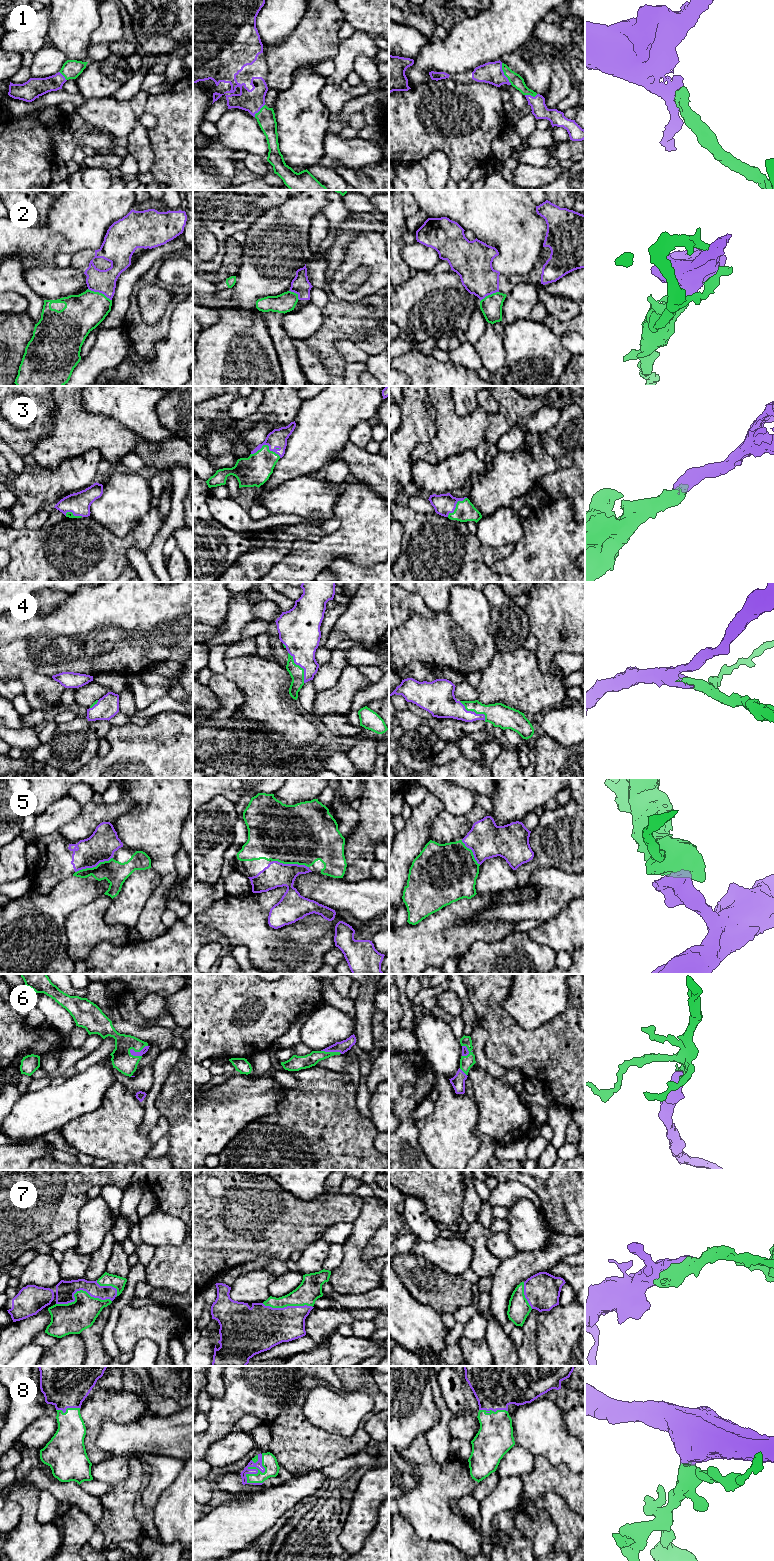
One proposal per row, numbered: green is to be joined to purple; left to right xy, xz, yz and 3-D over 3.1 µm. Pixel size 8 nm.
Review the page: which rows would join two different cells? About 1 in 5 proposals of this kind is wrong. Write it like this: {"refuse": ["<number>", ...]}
{"refuse": ["2"]}

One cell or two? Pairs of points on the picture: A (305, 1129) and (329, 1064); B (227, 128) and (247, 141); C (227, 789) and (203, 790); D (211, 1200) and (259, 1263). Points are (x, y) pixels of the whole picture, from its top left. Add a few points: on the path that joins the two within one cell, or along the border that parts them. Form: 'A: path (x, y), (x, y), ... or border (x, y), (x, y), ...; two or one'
A: border (332, 1071), (339, 1073); two
B: path (232, 128), (242, 136); one
C: path (221, 789), (209, 789); one
D: border (272, 1258), (258, 1256), (253, 1260), (234, 1267); two

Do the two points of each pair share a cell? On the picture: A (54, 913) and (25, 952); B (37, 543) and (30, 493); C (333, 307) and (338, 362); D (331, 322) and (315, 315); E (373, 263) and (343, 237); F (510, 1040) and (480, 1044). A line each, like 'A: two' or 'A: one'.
A: one
B: two
C: one
D: two
E: two
F: two

